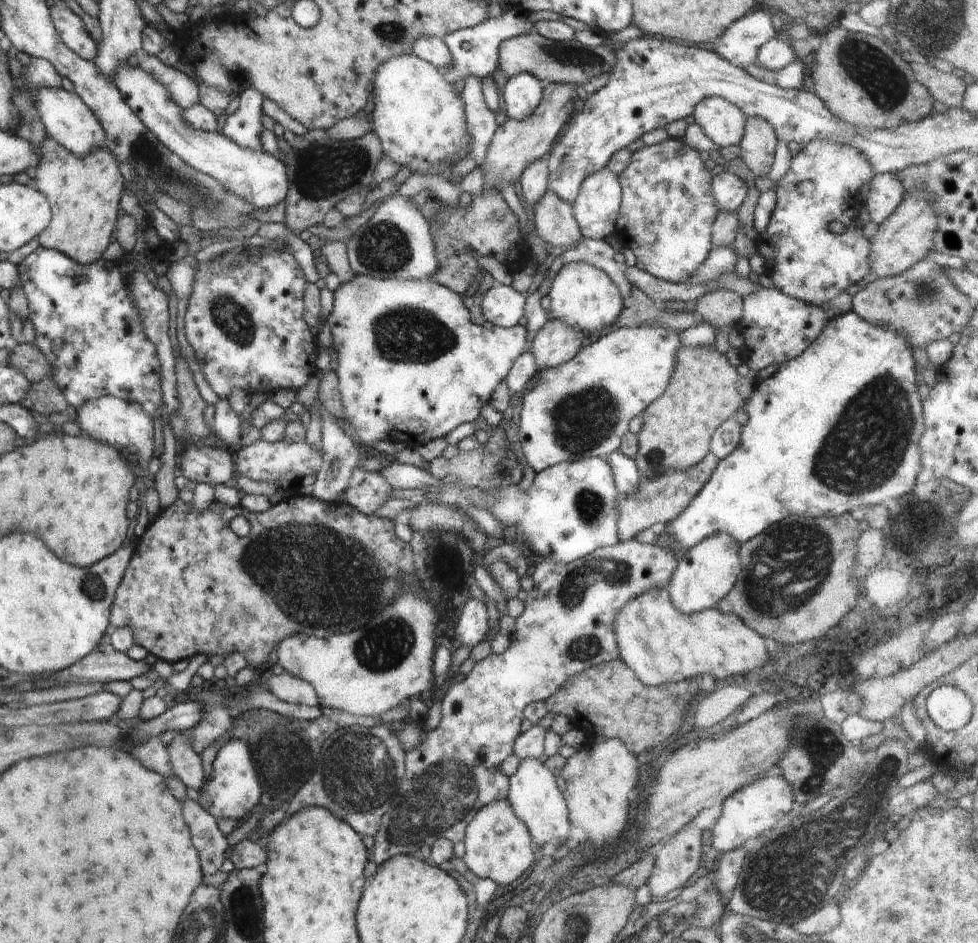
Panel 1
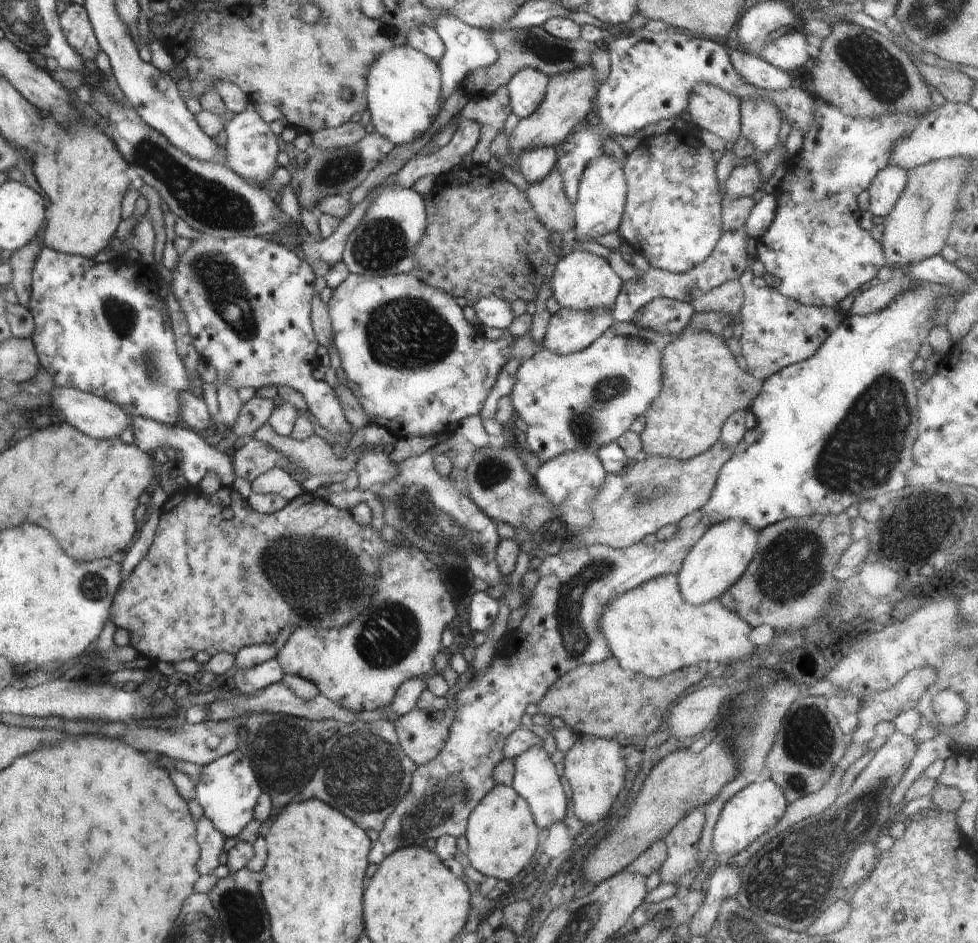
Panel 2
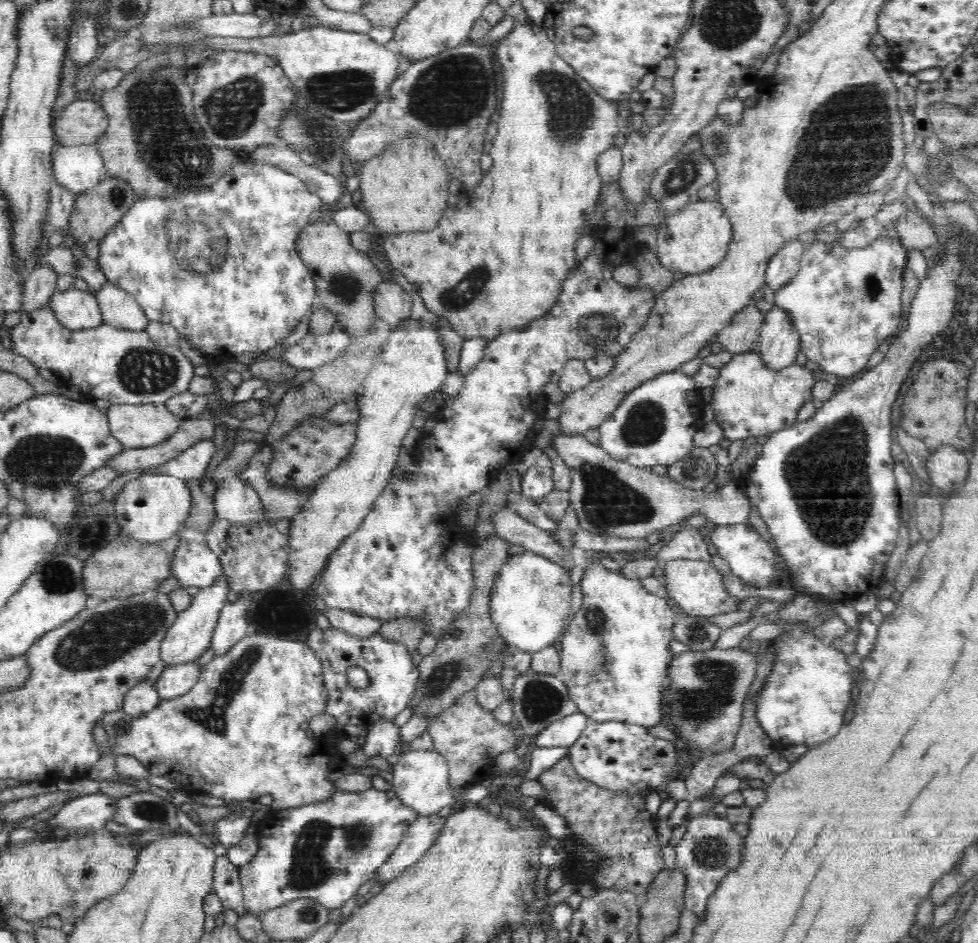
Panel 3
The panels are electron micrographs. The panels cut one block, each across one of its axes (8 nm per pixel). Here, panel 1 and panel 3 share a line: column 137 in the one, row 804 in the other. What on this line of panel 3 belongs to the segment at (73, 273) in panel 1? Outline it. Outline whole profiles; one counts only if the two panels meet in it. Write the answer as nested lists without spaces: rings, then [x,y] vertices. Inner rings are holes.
[[[373,786],[366,791],[350,792],[335,790],[334,794],[330,795],[326,802],[308,803],[304,806],[292,807],[290,809],[270,810],[265,817],[262,817],[256,823],[256,835],[259,842],[258,852],[254,858],[245,865],[239,867],[239,877],[241,880],[243,906],[247,910],[246,914],[252,916],[260,916],[267,910],[285,905],[299,898],[311,898],[318,901],[327,910],[336,910],[337,907],[342,907],[345,902],[348,902],[352,896],[360,890],[360,886],[364,886],[368,880],[374,878],[375,872],[390,858],[390,855],[396,850],[400,841],[408,832],[409,826],[419,817],[414,810],[407,808],[398,799],[398,796],[390,789],[386,792],[380,792]]]

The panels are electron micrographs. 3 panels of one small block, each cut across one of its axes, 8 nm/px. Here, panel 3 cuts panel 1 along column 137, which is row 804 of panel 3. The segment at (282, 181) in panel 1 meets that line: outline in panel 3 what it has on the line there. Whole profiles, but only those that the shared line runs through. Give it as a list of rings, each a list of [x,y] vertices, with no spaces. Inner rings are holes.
[[[104,794],[80,796],[65,804],[53,817],[40,826],[62,826],[66,831],[100,831],[113,820],[116,802]]]

